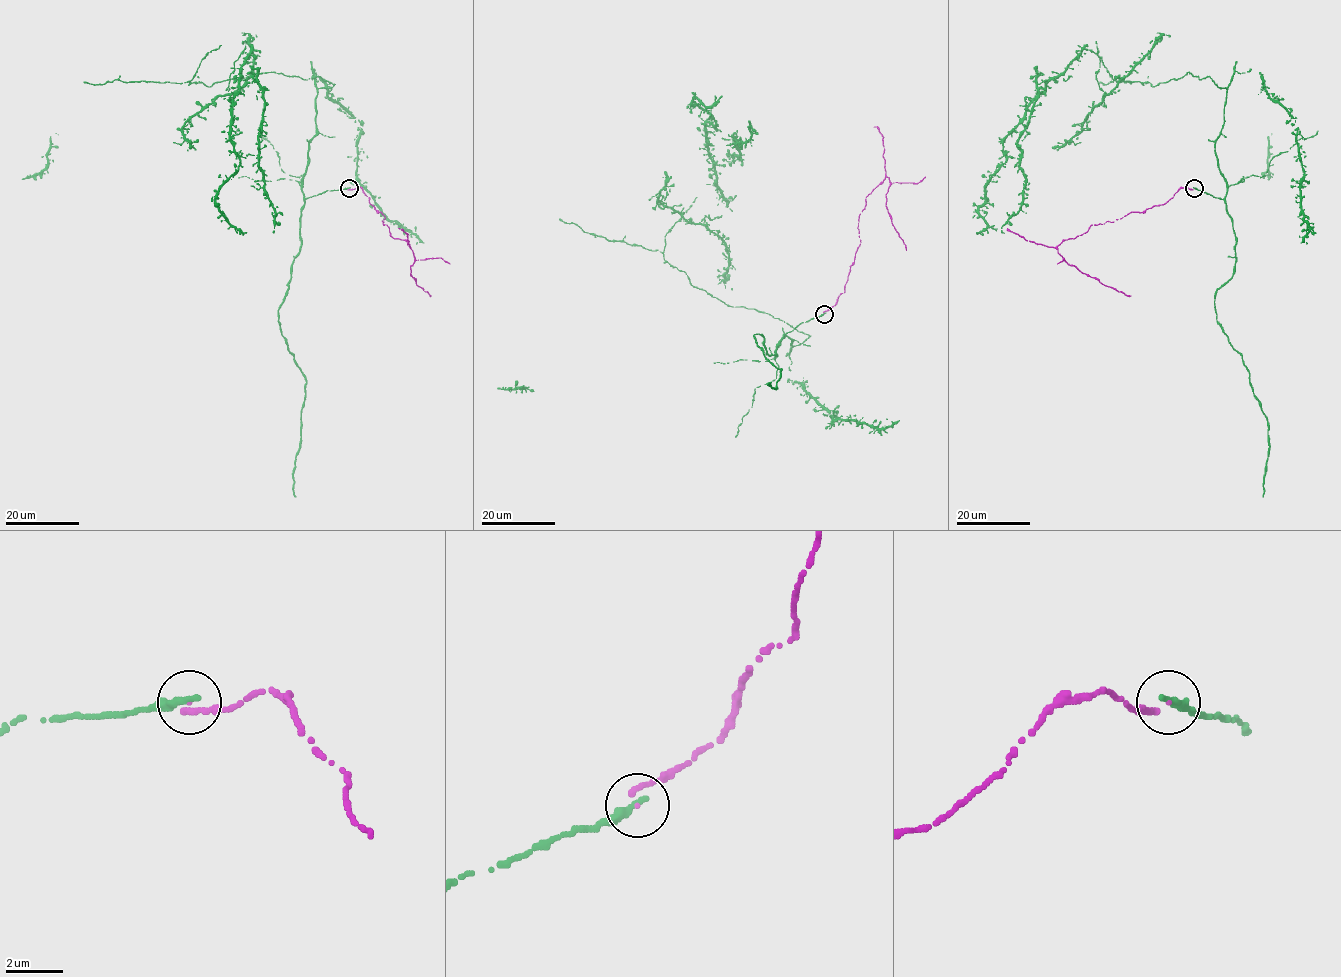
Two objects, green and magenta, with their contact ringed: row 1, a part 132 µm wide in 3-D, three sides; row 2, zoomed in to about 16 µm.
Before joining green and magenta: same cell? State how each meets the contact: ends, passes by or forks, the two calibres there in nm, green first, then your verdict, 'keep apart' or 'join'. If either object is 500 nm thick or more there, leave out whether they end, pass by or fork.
green ends there; magenta ends there; 360 nm thick on the green side, 200 nm on the other; join

